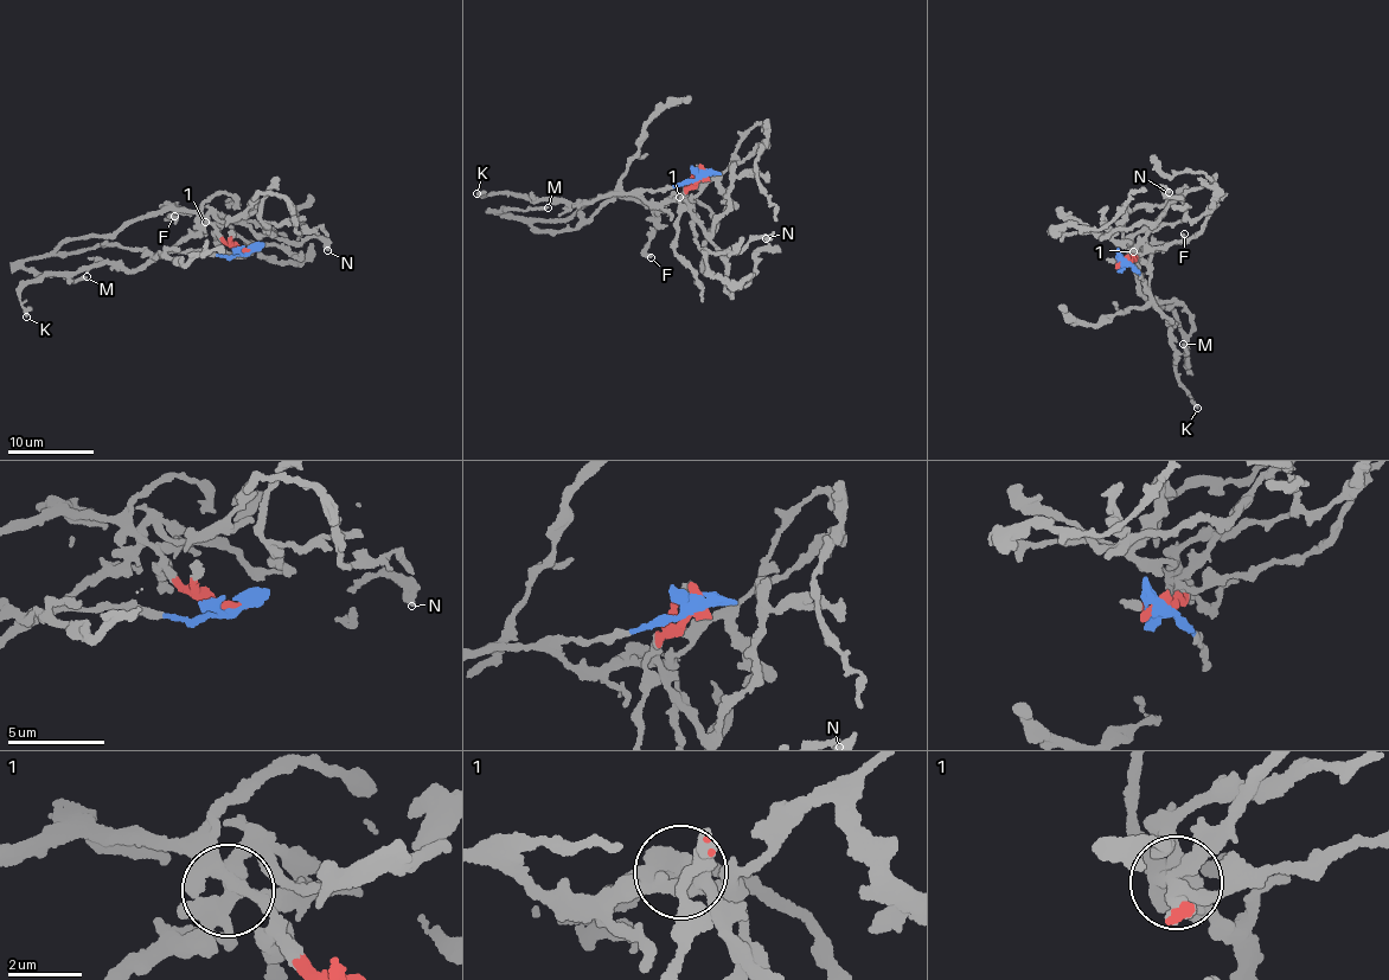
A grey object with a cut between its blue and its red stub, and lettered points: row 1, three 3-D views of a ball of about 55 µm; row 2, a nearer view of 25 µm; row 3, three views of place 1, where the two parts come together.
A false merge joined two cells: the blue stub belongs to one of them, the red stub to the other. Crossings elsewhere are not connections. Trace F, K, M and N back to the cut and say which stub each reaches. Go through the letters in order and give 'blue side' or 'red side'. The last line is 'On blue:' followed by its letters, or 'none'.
F: red side
K: blue side
M: red side
N: red side
On blue: K

